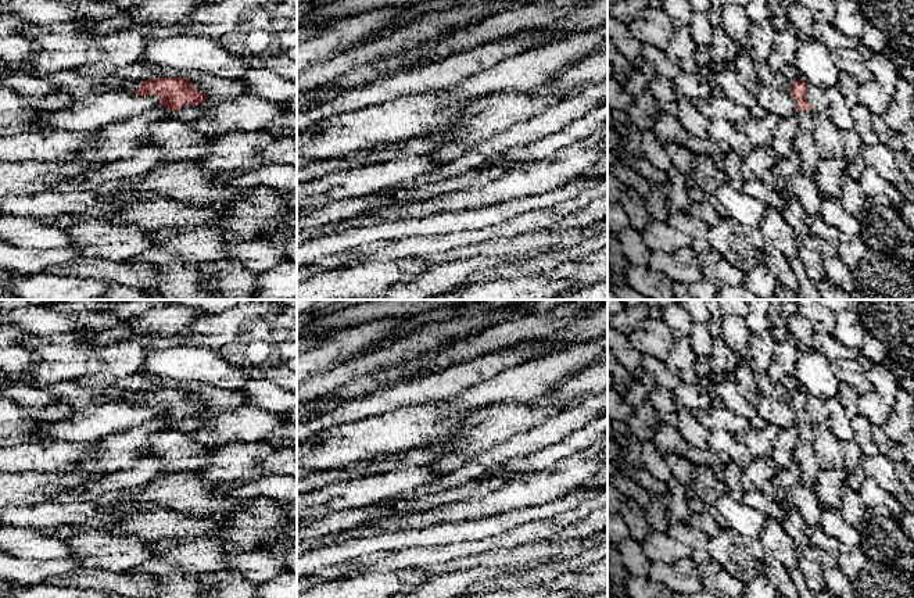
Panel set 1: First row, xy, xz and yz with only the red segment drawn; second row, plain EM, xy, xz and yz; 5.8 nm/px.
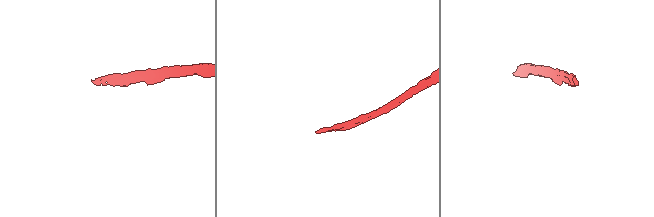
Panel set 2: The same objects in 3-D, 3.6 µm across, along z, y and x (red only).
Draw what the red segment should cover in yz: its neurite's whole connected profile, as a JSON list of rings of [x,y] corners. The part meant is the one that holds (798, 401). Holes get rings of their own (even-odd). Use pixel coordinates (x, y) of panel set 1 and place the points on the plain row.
[[[796,390],[791,394],[788,402],[796,413],[796,425],[799,429],[800,441],[813,444],[816,440],[814,425],[806,411],[807,394],[803,390]]]

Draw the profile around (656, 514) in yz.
[[[650,495],[650,504],[645,509],[645,516],[655,531],[666,533],[671,523],[671,518],[666,509],[667,502],[667,497]]]

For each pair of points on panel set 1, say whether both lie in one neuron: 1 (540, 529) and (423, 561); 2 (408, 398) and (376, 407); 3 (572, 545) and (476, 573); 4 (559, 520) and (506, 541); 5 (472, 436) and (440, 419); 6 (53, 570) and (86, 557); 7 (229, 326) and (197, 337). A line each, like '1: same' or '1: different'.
1: same
2: same
3: different
4: same
5: different
6: different
7: same

